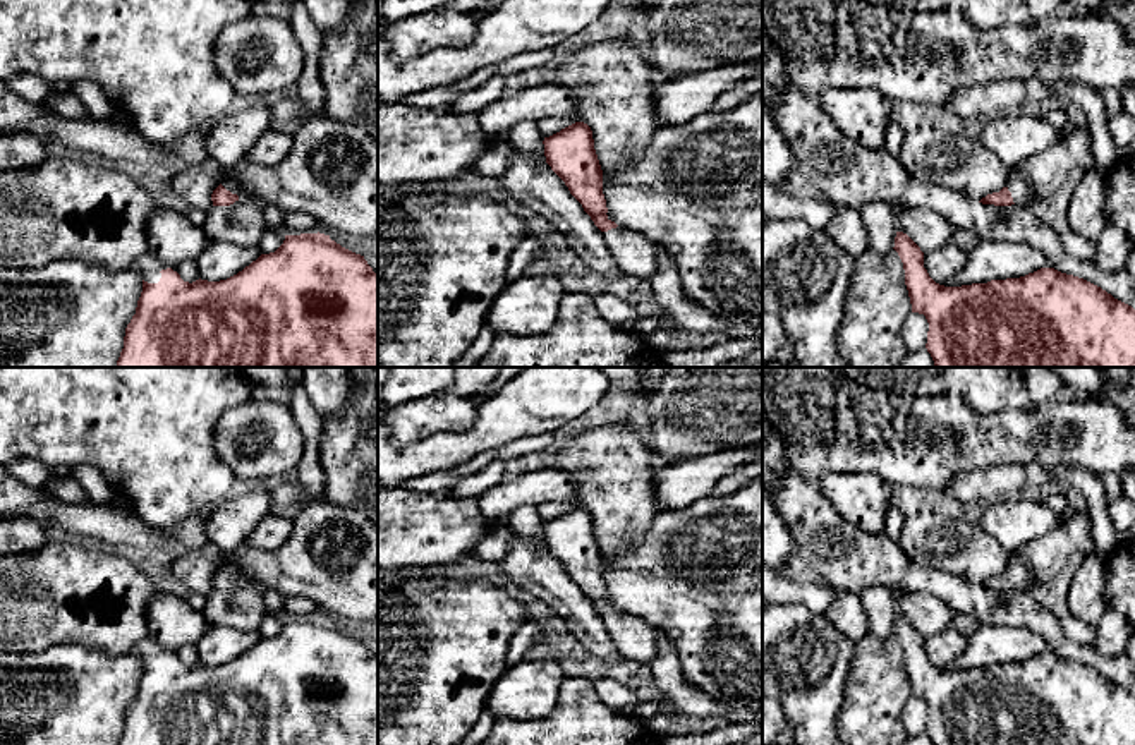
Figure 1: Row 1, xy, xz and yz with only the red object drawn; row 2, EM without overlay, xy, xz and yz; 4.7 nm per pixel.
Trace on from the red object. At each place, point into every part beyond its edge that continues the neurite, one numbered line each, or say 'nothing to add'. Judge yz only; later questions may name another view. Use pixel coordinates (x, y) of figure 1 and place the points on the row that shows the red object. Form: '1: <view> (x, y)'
1: yz (1020, 187)

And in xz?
1: xz (637, 256)

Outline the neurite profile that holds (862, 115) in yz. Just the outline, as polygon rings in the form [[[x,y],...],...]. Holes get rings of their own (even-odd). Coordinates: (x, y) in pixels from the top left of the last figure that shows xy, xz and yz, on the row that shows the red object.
[[[824,89],[817,103],[838,130],[869,149],[881,149],[889,120],[889,101],[876,89]]]

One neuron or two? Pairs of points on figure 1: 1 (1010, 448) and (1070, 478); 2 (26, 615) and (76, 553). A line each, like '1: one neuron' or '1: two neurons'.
1: two neurons
2: one neuron

